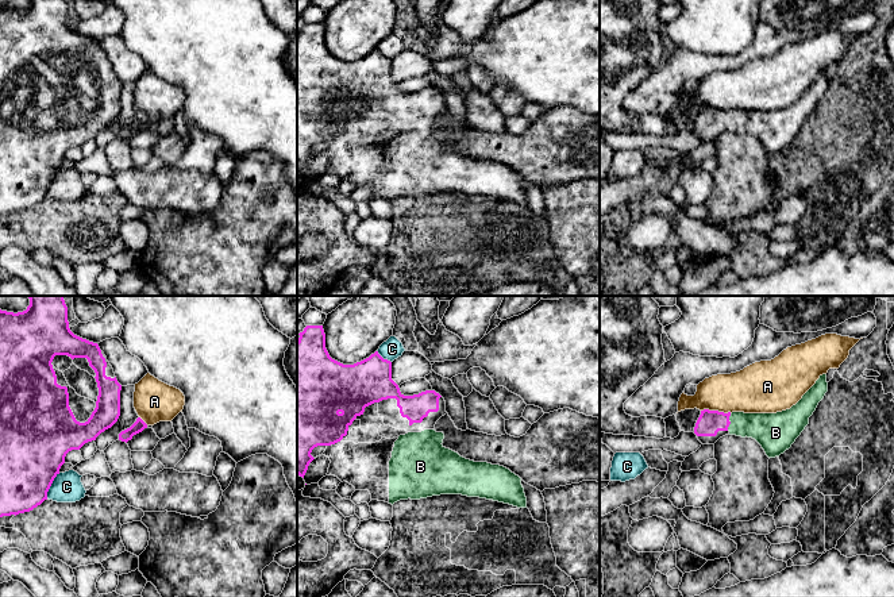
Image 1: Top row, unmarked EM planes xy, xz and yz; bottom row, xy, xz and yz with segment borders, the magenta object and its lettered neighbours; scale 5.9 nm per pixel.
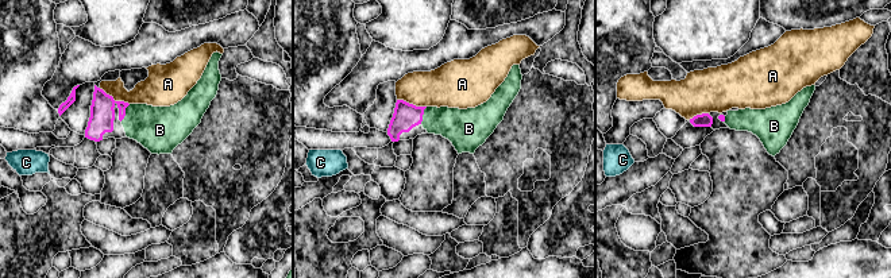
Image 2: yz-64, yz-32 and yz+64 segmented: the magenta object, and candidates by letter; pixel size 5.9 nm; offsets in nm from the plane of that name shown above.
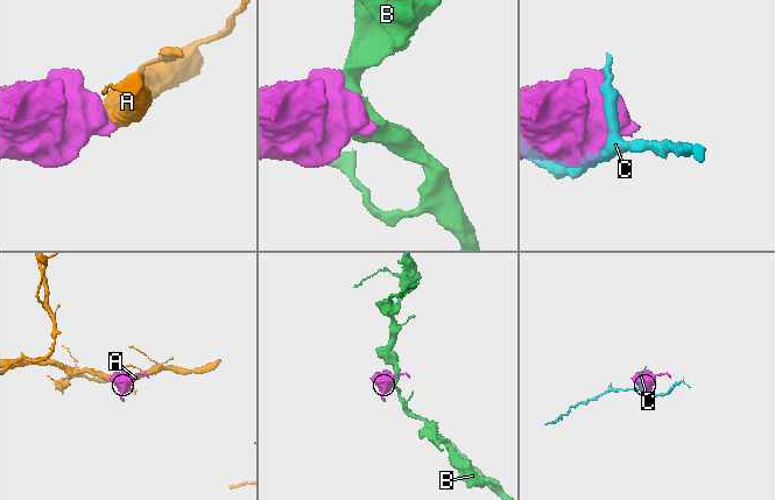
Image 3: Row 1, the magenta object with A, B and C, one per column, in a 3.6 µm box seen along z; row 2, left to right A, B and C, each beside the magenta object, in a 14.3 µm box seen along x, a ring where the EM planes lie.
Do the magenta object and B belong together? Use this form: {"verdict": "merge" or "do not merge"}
{"verdict": "merge"}

